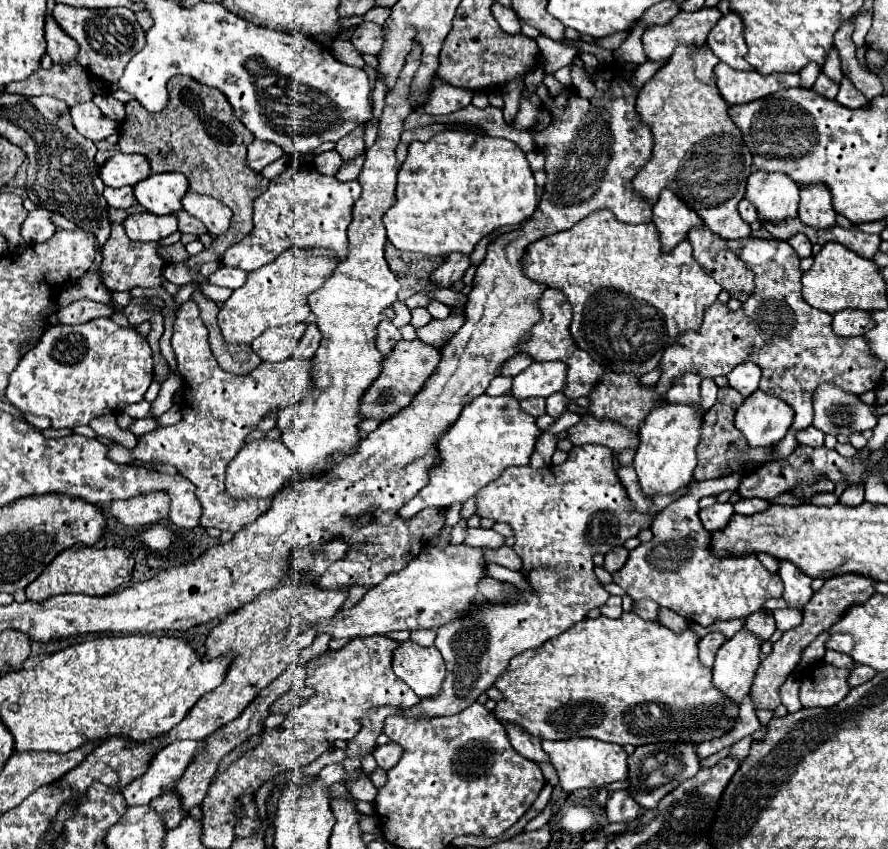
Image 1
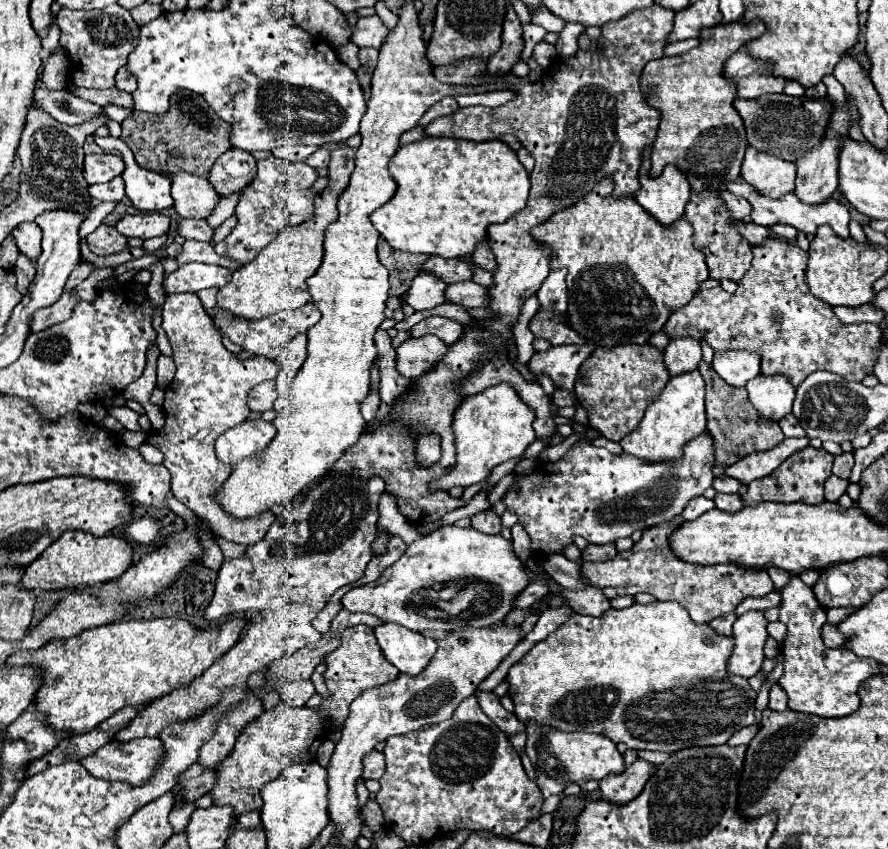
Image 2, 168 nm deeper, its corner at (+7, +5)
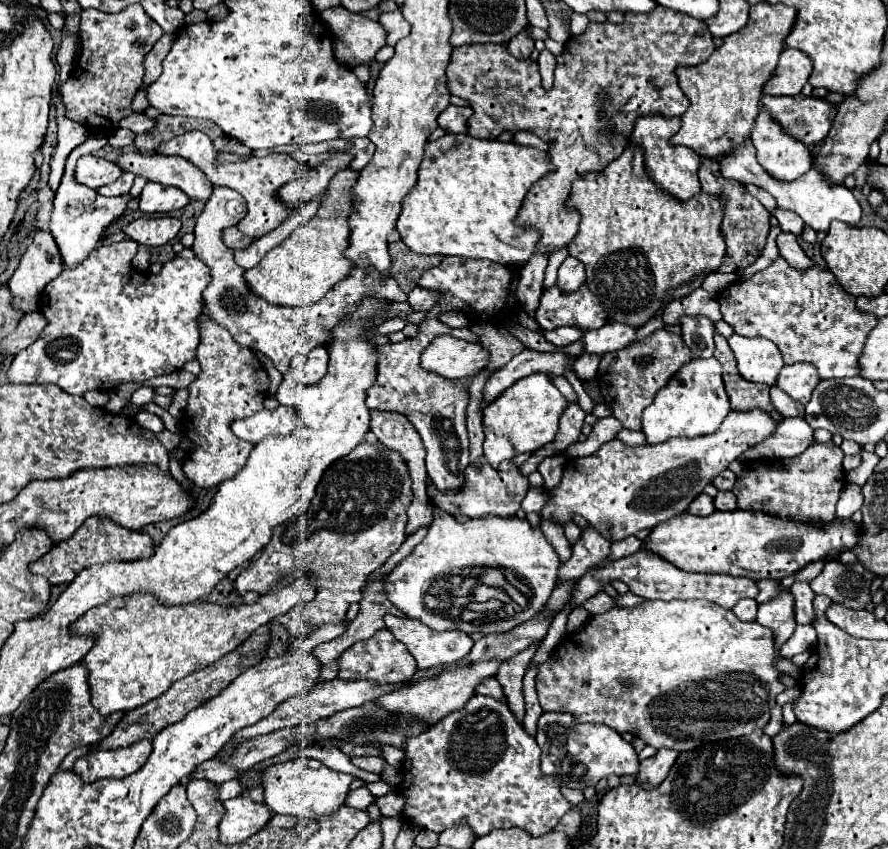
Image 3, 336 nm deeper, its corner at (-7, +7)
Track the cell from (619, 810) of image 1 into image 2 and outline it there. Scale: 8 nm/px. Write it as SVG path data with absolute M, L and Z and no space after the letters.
M636 759L630 767L624 769L624 773L616 775L608 775L600 781L600 793L604 799L612 801L612 803L628 803L634 797L638 797L638 793L644 789L646 781L650 779L654 771L654 765L644 761L644 759Z

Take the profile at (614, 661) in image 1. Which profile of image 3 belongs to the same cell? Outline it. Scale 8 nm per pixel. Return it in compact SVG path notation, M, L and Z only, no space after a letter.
M694 599L694 601L644 601L636 607L614 607L608 613L592 615L588 623L576 631L566 635L556 649L552 651L550 659L542 665L538 665L536 675L536 691L540 699L542 711L564 711L574 717L576 723L596 723L596 725L608 725L620 735L632 733L634 737L640 737L646 745L652 745L656 749L674 749L674 751L690 751L702 745L704 741L720 741L720 739L732 739L750 735L754 729L762 729L770 719L770 709L776 705L776 695L784 691L784 685L778 681L780 671L774 667L774 659L778 657L778 651L774 651L774 637L768 627L758 625L756 621L744 623L732 611L726 611L706 599Z

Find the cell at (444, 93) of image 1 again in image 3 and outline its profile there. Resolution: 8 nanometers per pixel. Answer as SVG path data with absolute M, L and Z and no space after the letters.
M450 105L446 111L438 115L438 125L448 133L466 133L466 121L470 119L472 109L470 107L456 107Z

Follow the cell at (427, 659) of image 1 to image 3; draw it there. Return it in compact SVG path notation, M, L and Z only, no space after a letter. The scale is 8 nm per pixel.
M386 615L384 617L384 623L386 627L392 631L392 635L402 641L406 645L406 649L412 653L412 657L416 659L416 665L418 669L432 669L432 667L438 667L442 663L454 663L454 661L460 661L468 655L468 651L472 649L474 641L462 633L462 631L432 631L430 627L414 621L414 619L408 619L408 617L394 617L394 615Z

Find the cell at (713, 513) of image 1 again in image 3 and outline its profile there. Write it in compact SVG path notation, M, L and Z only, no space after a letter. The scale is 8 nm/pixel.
M702 493L702 495L698 495L698 499L694 499L694 503L690 505L690 511L688 513L692 513L692 515L712 515L716 511L716 507L714 507L714 499L710 497L710 495L706 495L706 493Z

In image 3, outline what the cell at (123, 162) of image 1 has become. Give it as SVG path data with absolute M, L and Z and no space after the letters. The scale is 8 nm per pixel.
M84 155L78 159L76 167L76 181L82 185L88 185L92 189L98 189L102 185L114 183L122 175L122 169L118 163L100 159L96 155Z

